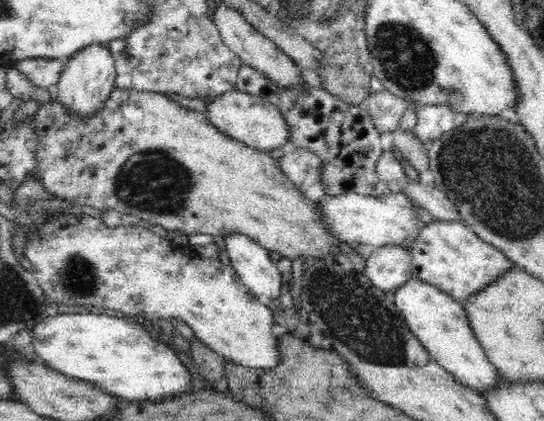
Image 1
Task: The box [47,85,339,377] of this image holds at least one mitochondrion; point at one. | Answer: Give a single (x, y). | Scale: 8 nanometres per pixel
(151, 181)

